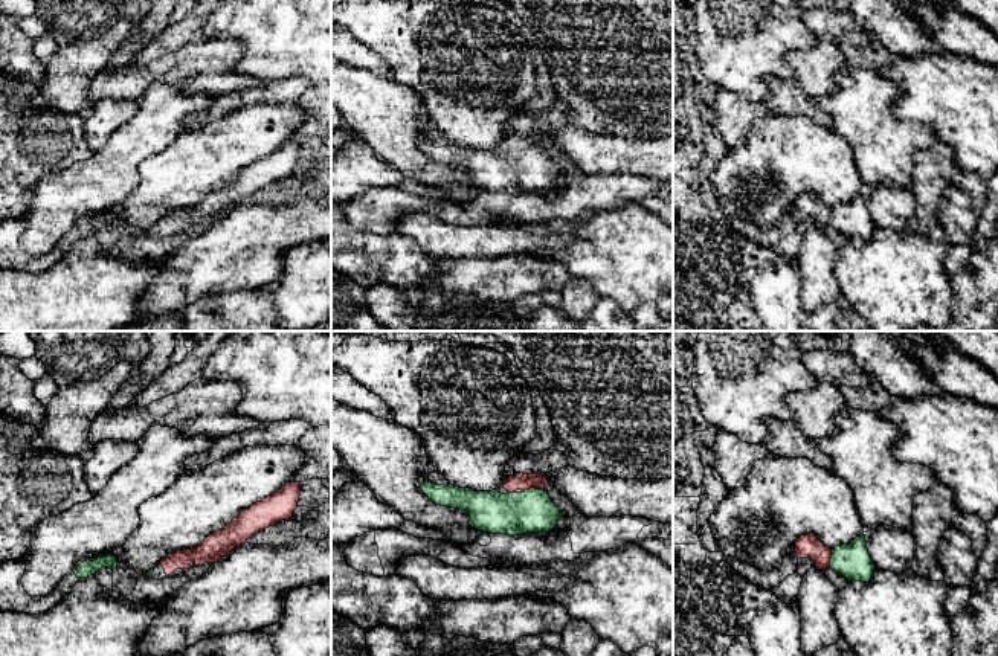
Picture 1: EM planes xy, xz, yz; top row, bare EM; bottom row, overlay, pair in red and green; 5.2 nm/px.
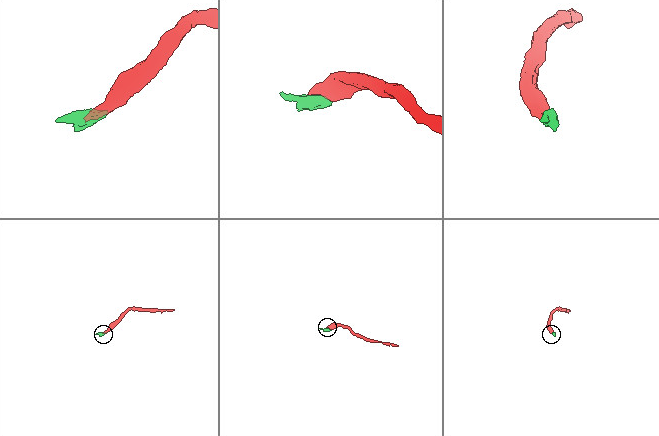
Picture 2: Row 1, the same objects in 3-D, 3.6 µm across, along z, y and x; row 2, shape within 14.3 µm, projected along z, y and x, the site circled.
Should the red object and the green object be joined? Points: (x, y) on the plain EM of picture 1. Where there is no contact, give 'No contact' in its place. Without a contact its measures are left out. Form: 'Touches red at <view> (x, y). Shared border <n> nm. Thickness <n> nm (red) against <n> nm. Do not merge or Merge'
Touches red at yz (830, 215). Shared border 100 nm. Thickness 130 nm (red) against 190 nm. Merge

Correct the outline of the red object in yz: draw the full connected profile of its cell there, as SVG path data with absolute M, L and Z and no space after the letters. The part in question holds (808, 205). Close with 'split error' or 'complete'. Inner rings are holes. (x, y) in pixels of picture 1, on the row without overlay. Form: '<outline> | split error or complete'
M809 191L795 200L795 212L798 217L810 217L819 227L830 226L848 240L868 241L876 227L864 192L848 203L830 207L813 191Z | split error

